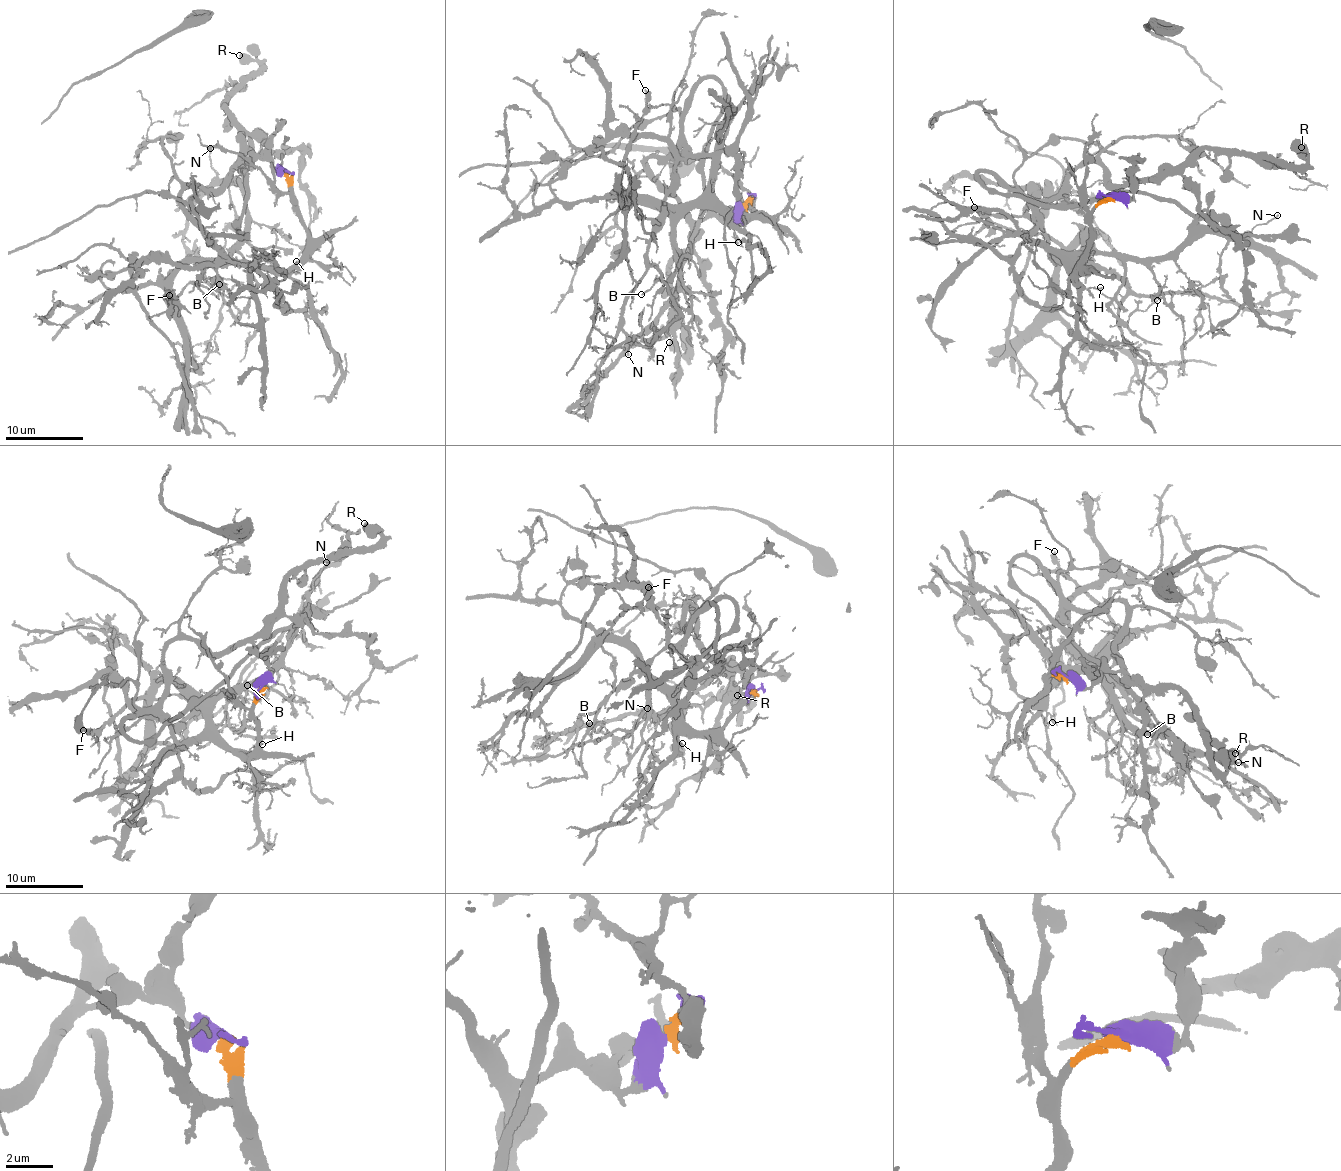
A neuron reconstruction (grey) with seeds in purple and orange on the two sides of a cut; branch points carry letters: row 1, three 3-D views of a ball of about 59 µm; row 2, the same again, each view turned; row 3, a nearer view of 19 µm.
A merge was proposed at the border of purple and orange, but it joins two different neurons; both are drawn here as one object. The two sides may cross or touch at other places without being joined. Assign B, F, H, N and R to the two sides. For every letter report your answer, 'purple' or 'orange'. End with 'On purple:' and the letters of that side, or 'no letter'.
B: orange
F: orange
H: orange
N: orange
R: purple
On purple: R

